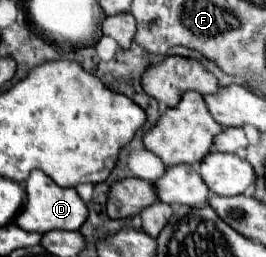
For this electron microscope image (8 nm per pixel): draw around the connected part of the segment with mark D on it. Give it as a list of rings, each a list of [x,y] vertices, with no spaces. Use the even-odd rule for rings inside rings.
[[[32,170],[26,180],[26,204],[16,216],[16,224],[26,232],[48,232],[48,230],[78,230],[88,216],[88,208],[74,188],[60,188],[42,170]]]

